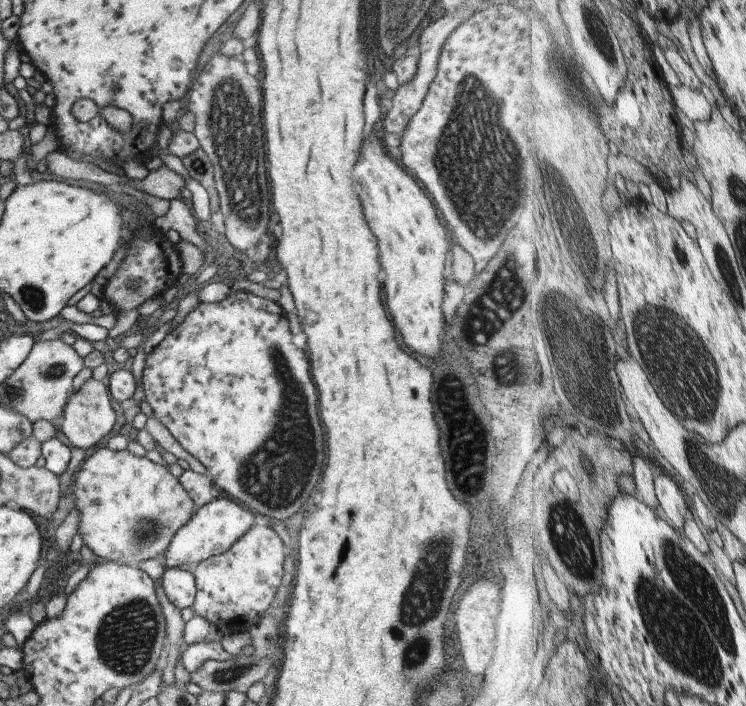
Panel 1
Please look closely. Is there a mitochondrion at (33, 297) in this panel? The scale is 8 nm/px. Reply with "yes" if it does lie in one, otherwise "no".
yes

